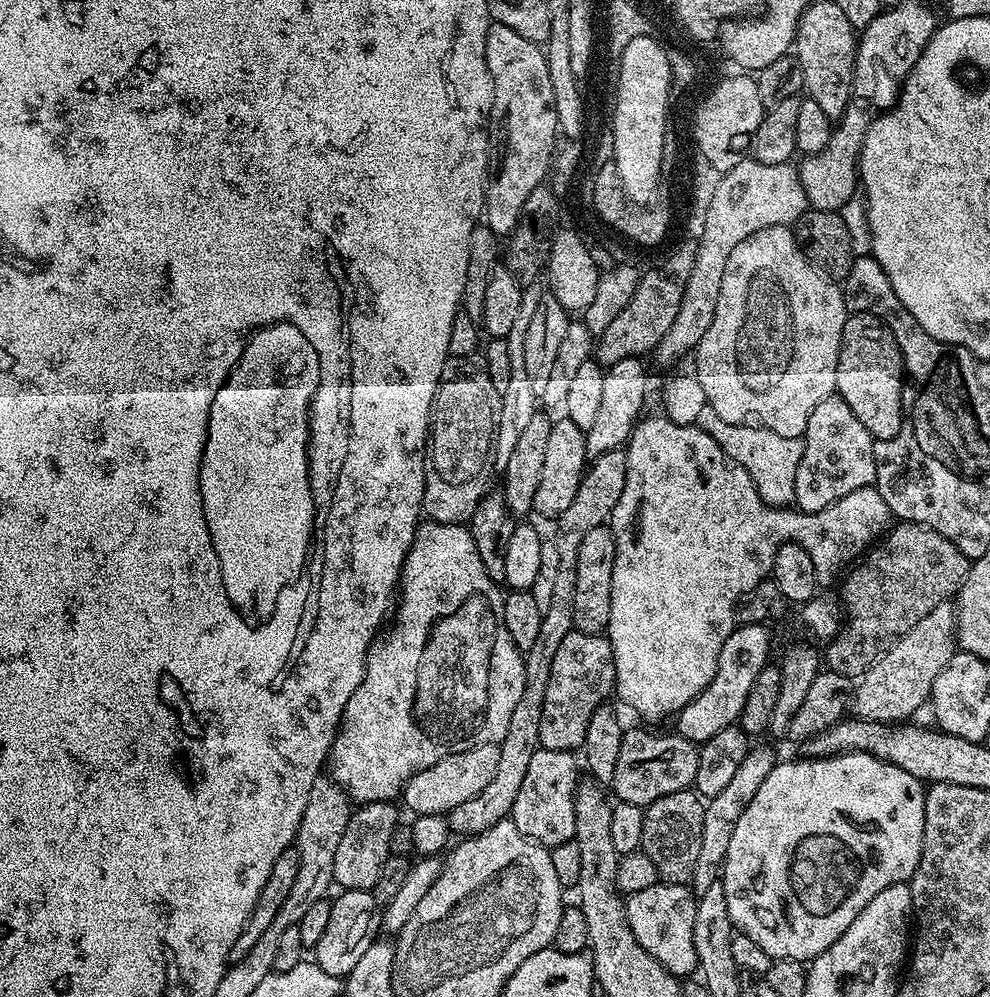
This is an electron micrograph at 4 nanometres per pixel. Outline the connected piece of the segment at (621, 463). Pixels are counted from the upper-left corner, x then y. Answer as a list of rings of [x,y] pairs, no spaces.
[[[615,448],[606,454],[595,457],[587,465],[582,482],[578,486],[578,494],[574,494],[574,502],[555,521],[556,537],[554,543],[558,550],[558,574],[550,607],[544,611],[542,627],[538,629],[538,638],[530,650],[523,653],[524,685],[522,698],[518,698],[518,706],[514,706],[514,715],[510,717],[510,726],[506,729],[506,738],[499,742],[498,770],[494,778],[490,778],[486,790],[482,794],[474,794],[474,798],[466,798],[466,802],[458,802],[454,810],[447,812],[449,833],[457,837],[477,836],[490,826],[509,819],[512,815],[514,798],[518,798],[518,790],[526,779],[526,770],[530,767],[530,758],[534,758],[536,749],[540,747],[538,730],[542,730],[542,702],[546,702],[546,686],[550,686],[550,666],[554,666],[554,654],[558,654],[558,645],[562,638],[574,629],[574,586],[576,585],[576,567],[578,566],[578,546],[582,546],[582,538],[586,538],[589,530],[605,527],[609,523],[614,506],[618,506],[618,498],[622,498],[622,486],[626,486],[626,458],[624,448]]]

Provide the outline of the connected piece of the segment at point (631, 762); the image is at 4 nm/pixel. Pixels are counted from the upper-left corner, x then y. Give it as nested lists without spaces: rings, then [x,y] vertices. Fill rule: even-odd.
[[[628,728],[622,738],[618,764],[610,783],[611,791],[616,791],[615,799],[622,804],[647,806],[666,794],[674,794],[691,789],[696,783],[700,749],[692,741],[679,734],[659,736],[644,728]]]

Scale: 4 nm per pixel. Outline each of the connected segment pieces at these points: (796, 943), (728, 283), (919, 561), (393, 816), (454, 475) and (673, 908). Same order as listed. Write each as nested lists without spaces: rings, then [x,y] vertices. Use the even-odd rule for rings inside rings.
[[[844,752],[840,756],[799,759],[788,760],[785,764],[784,761],[777,762],[770,774],[766,774],[766,782],[758,786],[758,794],[754,794],[750,806],[742,810],[742,818],[738,818],[738,826],[734,826],[734,834],[730,838],[730,850],[726,850],[722,883],[726,890],[726,907],[730,910],[733,925],[739,931],[754,938],[754,942],[758,942],[758,946],[762,946],[762,950],[766,950],[766,954],[770,954],[773,960],[811,962],[831,944],[838,942],[850,922],[854,922],[854,918],[858,918],[860,911],[872,901],[874,894],[882,894],[886,886],[911,881],[922,854],[926,788],[922,781],[914,778],[914,774],[906,774],[906,770],[865,752]]]
[[[779,224],[750,234],[750,238],[738,242],[738,246],[730,250],[730,258],[726,258],[726,270],[722,274],[722,290],[718,290],[718,307],[714,309],[714,322],[710,322],[710,330],[706,330],[702,342],[698,342],[694,353],[696,359],[694,375],[705,391],[707,407],[712,408],[714,414],[718,414],[718,418],[722,418],[725,422],[774,430],[774,434],[782,434],[782,438],[803,437],[806,422],[810,422],[810,414],[816,409],[818,402],[835,393],[842,330],[848,318],[849,313],[844,310],[844,293],[841,285],[825,276],[804,257],[804,252],[796,241],[796,233],[791,227]]]
[[[897,523],[867,553],[866,558],[861,559],[843,577],[844,585],[842,585],[843,580],[839,585],[841,588],[840,592],[838,591],[838,599],[846,613],[846,619],[843,621],[840,631],[827,641],[827,671],[837,672],[849,678],[863,676],[868,671],[868,667],[883,652],[893,648],[898,642],[898,638],[902,638],[907,632],[914,630],[914,626],[918,626],[918,622],[922,622],[922,618],[926,618],[930,614],[930,610],[934,610],[934,606],[951,601],[955,597],[964,585],[969,567],[970,561],[962,554],[962,550],[958,550],[958,546],[954,546],[954,542],[950,542],[950,538],[942,538],[942,534],[938,534],[938,530],[928,528],[924,524]]]
[[[383,800],[373,804],[359,805],[353,811],[346,826],[346,834],[338,841],[338,851],[334,853],[333,881],[344,890],[362,890],[372,892],[378,874],[385,865],[388,856],[392,855],[392,839],[396,829],[401,827],[401,809],[395,803]]]
[[[451,357],[442,366],[440,384],[436,387],[432,403],[430,421],[430,447],[424,462],[424,507],[423,515],[428,520],[437,520],[443,524],[467,525],[474,510],[480,505],[489,491],[488,479],[494,469],[494,449],[496,431],[500,417],[500,392],[494,390],[490,374],[479,359],[468,357]]]
[[[658,882],[654,886],[646,886],[646,890],[633,892],[624,902],[626,918],[630,922],[630,930],[634,934],[634,938],[638,938],[638,946],[642,946],[642,950],[646,950],[646,954],[650,954],[650,958],[654,958],[671,976],[677,978],[691,977],[699,965],[698,954],[694,948],[696,902],[697,897],[688,884],[667,882]]]

